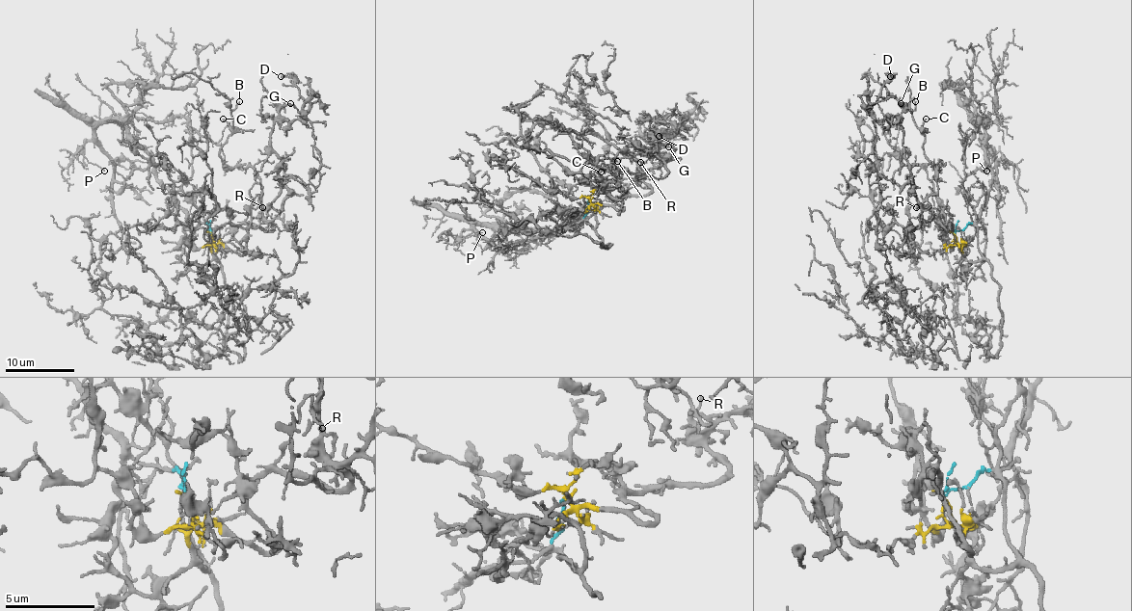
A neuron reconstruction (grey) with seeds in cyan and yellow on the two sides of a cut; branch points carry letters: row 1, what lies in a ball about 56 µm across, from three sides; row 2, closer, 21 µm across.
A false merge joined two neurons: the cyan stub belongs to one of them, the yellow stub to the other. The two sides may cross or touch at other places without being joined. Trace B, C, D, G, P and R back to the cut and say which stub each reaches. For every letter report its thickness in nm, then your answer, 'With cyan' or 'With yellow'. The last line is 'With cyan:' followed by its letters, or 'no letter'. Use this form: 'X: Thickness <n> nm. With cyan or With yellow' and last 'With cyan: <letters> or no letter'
B: Thickness 130 nm. With yellow
C: Thickness 130 nm. With yellow
D: Thickness 160 nm. With yellow
G: Thickness 140 nm. With yellow
P: Thickness 100 nm. With cyan
R: Thickness 130 nm. With yellow
With cyan: P

